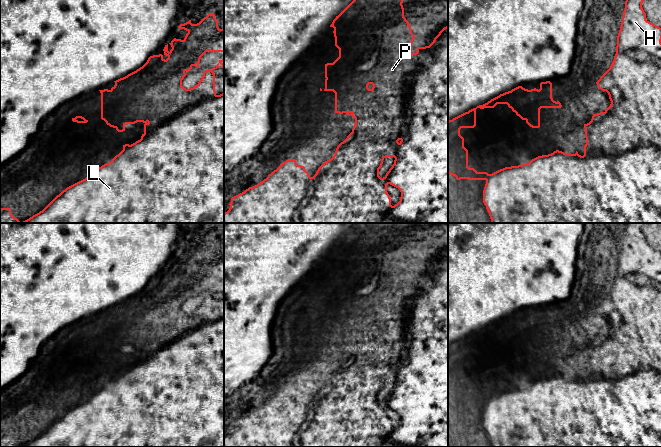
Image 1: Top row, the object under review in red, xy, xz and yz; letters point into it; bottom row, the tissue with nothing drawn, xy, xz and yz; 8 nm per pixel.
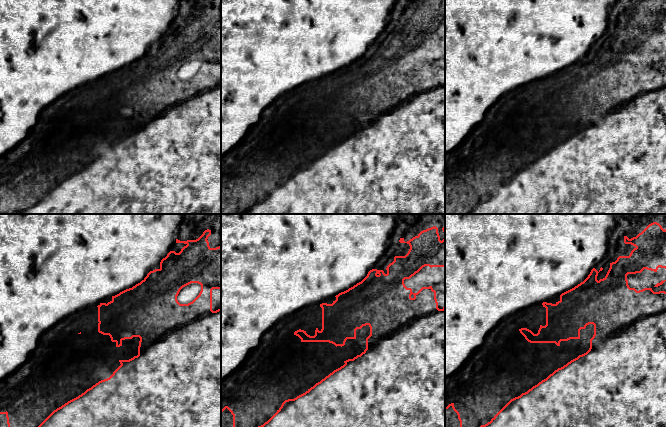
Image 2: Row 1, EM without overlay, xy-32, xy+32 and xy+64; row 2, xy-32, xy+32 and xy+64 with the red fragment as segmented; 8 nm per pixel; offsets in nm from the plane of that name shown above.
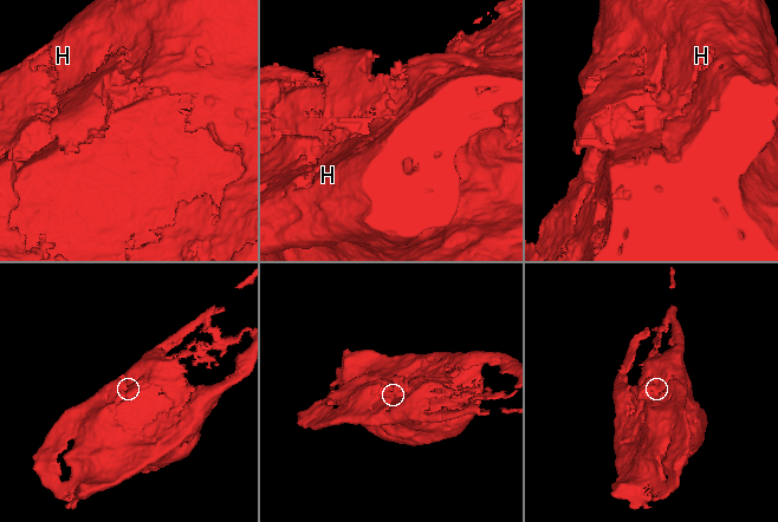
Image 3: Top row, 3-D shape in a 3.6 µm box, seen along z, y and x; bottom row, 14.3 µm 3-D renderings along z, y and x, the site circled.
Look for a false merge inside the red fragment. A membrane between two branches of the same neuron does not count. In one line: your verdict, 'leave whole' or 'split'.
leave whole

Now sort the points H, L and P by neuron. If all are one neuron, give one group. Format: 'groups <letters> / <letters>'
groups H L P

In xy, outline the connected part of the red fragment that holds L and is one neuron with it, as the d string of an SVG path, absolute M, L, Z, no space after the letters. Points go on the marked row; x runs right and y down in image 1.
M214 13L208 14L197 24L192 24L189 20L180 24L178 28L188 32L183 40L174 38L165 45L163 55L150 56L142 67L114 81L115 85L110 90L99 90L101 93L101 119L118 132L125 131L126 124L143 122L144 133L141 139L131 145L123 145L123 150L111 162L102 165L85 179L67 187L42 211L23 222L12 215L10 208L0 208L0 223L224 223L224 93L216 94L213 72L217 68L224 69L224 58L219 60L215 68L203 71L203 76L196 86L189 89L182 86L182 80L187 75L185 72L190 71L193 66L199 68L200 59L207 51L224 53L224 28L218 27Z

